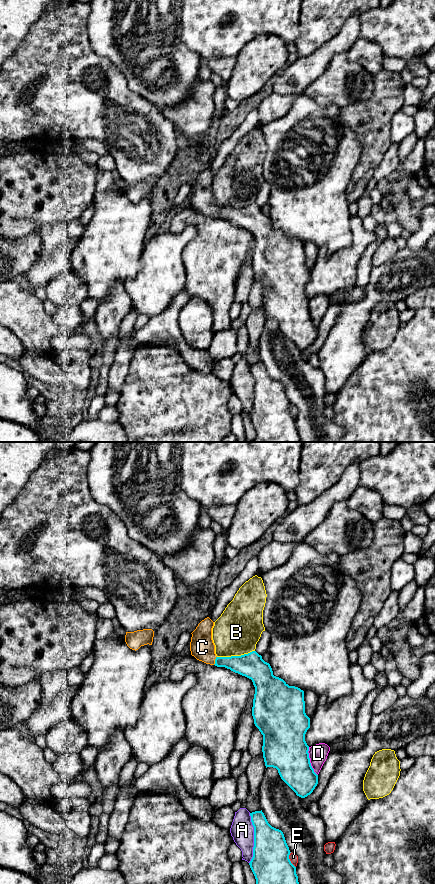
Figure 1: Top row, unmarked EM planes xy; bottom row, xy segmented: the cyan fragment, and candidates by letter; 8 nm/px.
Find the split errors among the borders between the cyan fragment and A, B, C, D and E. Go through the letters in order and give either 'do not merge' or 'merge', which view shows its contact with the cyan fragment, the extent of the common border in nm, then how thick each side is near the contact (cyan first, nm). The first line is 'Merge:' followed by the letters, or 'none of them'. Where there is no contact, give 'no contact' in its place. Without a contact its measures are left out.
Merge: C
A: do not merge; contact in xy; length 400 nm; calibres 320 and 190 nm
B: do not merge; contact in xy; length 300 nm; calibres 200 and 380 nm
C: merge; contact in xy; length 80 nm; calibres 170 and 190 nm
D: do not merge; contact in xy; length 240 nm; calibres 360 and 150 nm
E: do not merge; contact in xy; length 130 nm; calibres 320 and 70 nm

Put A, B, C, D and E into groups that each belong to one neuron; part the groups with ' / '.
A / B / C / D / E

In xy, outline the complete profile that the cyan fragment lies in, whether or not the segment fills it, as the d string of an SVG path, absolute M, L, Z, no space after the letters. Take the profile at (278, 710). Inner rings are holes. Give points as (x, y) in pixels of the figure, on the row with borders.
M207 617L191 633L191 655L206 664L225 667L252 680L255 687L252 716L255 726L263 735L262 752L265 766L276 768L281 779L297 796L307 797L317 786L318 775L311 766L309 746L305 741L305 734L310 728L310 718L305 713L304 691L289 686L283 679L274 676L270 664L256 651L241 656L217 657L212 640L213 626L214 622Z

